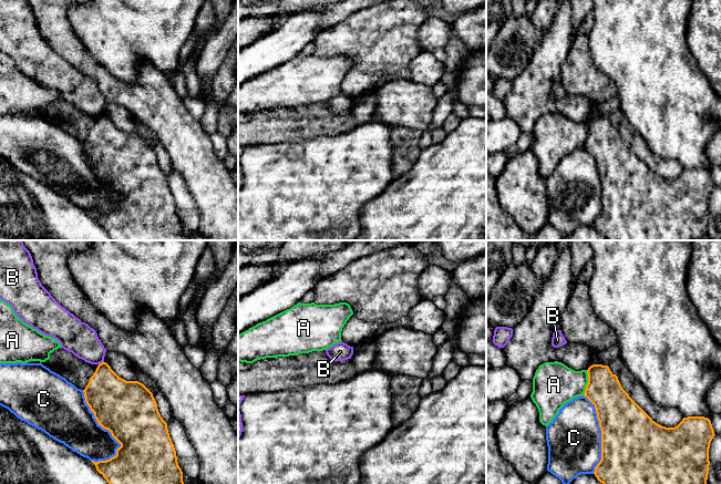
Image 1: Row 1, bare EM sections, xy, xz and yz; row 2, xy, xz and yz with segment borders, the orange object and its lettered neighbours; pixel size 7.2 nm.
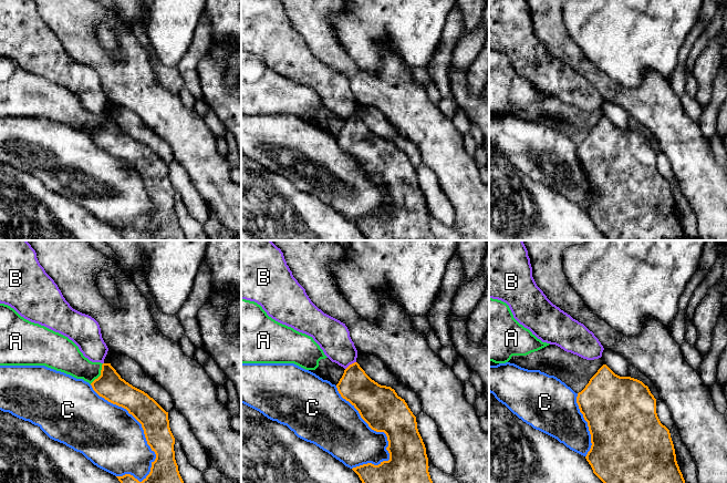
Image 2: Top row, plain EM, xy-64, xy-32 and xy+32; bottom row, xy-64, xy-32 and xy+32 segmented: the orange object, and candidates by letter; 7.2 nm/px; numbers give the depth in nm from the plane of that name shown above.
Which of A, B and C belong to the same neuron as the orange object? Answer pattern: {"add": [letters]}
{"add": []}

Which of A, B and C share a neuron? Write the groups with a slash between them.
A / B / C

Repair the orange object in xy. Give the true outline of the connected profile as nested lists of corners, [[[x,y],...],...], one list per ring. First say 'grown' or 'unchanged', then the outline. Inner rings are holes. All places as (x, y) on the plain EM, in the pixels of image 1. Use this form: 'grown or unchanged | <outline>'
unchanged | [[[102,114],[90,130],[83,144],[85,154],[91,164],[94,165],[99,177],[109,182],[112,188],[121,196],[116,202],[116,207],[110,212],[91,213],[112,240],[186,240],[167,175],[158,164],[153,145],[143,135],[120,130],[106,114]]]

